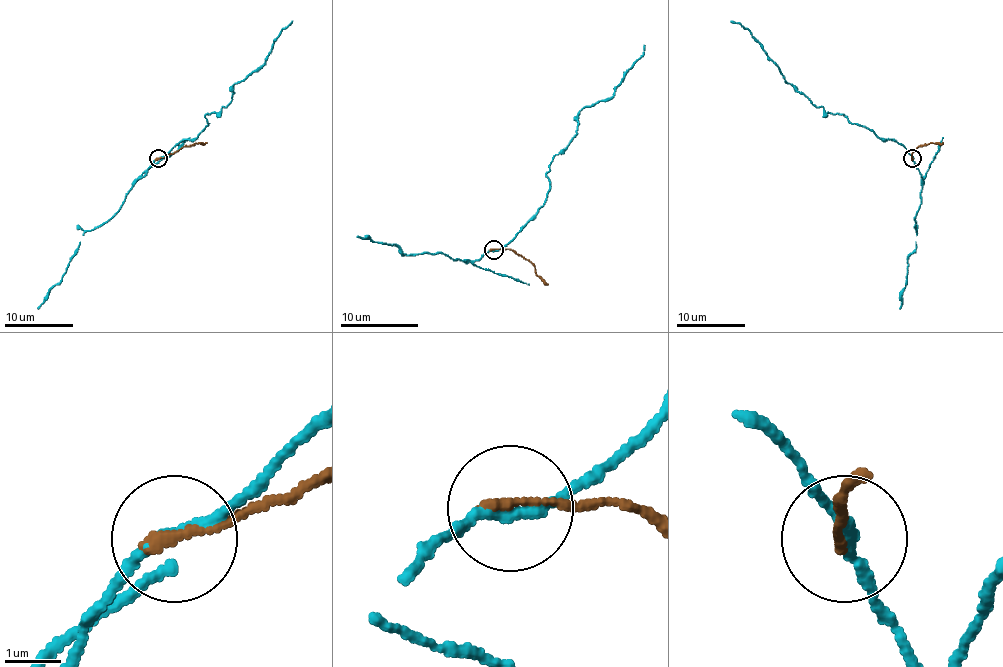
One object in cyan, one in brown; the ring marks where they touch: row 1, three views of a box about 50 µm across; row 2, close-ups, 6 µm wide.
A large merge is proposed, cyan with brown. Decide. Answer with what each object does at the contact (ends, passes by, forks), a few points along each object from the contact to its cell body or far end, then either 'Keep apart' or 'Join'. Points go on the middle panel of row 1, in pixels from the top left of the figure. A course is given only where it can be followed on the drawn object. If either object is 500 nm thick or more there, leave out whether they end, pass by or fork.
At the ring cyan passes by. At the ring brown ends. Course of cyan: (494, 250), (502, 248), (545, 201), (551, 161), (576, 133), (578, 114), (613, 94), (642, 54), (644, 44). Course of brown: (494, 250), (510, 248), (525, 258), (549, 285). Keep apart

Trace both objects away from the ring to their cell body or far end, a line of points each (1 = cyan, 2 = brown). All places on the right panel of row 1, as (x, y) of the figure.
1: (912, 158), (900, 144), (816, 106), (785, 80), (752, 34), (730, 22)
2: (912, 158), (911, 155), (919, 146), (943, 143)

